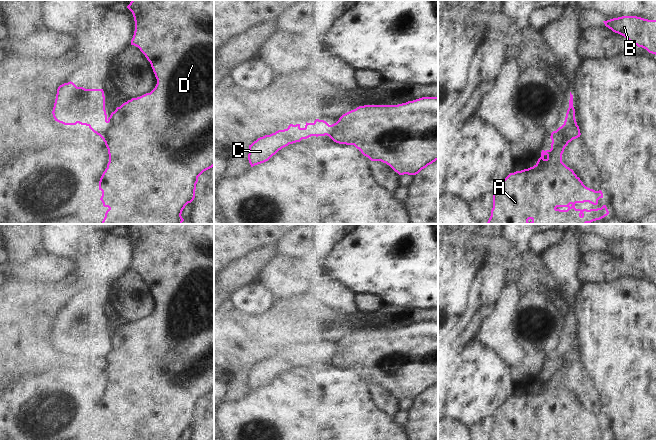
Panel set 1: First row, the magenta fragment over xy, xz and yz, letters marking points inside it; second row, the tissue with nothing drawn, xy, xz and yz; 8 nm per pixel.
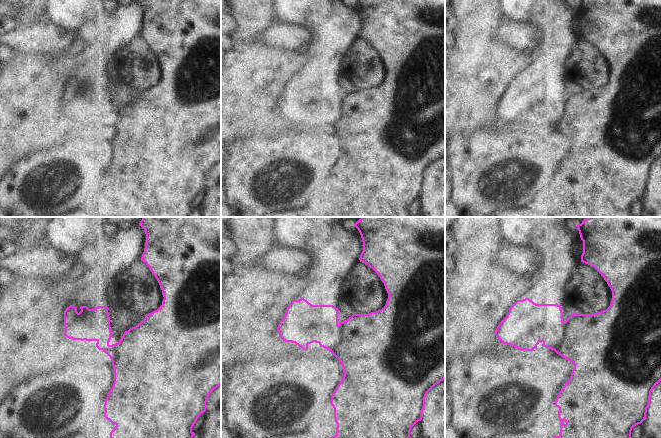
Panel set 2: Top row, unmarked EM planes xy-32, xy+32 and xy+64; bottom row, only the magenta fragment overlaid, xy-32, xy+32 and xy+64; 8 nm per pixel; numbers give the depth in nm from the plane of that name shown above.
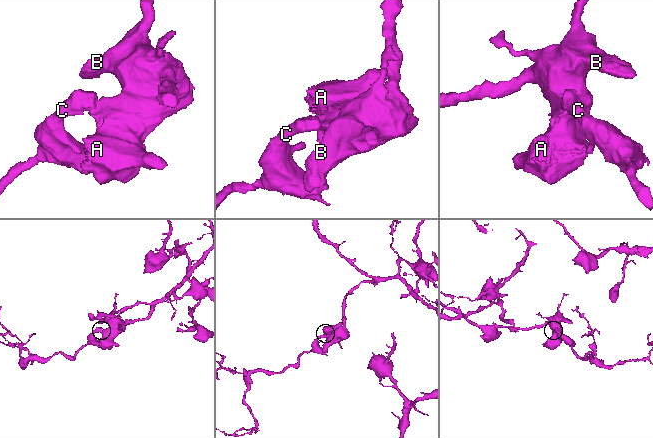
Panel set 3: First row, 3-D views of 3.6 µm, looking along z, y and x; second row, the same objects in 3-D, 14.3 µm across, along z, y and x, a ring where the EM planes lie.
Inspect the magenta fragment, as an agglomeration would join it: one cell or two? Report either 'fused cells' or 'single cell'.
fused cells

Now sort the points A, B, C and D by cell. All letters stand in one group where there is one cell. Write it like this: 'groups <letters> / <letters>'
groups A B D / C

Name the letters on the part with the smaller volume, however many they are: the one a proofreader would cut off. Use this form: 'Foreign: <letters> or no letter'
Foreign: C

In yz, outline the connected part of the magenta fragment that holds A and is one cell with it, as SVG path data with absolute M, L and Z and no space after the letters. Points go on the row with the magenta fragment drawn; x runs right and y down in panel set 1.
M569 106L564 124L551 133L551 149L542 150L537 163L528 169L510 173L493 191L493 208L487 224L587 224L609 214L606 205L597 209L576 209L576 203L598 204L601 190L586 187L572 169L562 162L565 147L580 137L575 109Z

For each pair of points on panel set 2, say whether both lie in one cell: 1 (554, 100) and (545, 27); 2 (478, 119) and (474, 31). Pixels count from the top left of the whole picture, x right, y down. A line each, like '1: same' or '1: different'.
1: same
2: same

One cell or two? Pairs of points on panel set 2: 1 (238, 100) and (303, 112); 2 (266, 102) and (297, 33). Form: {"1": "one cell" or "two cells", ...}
{"1": "two cells", "2": "two cells"}

